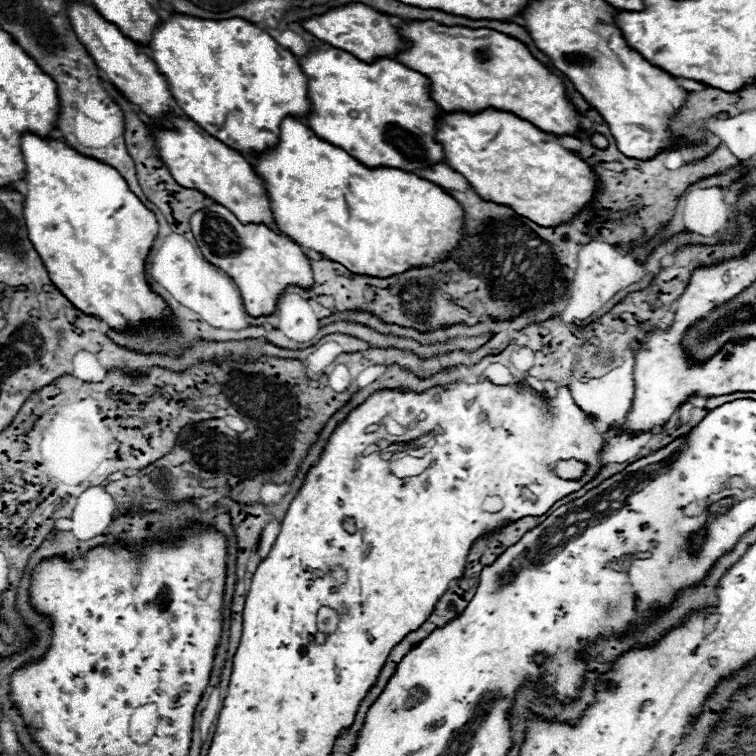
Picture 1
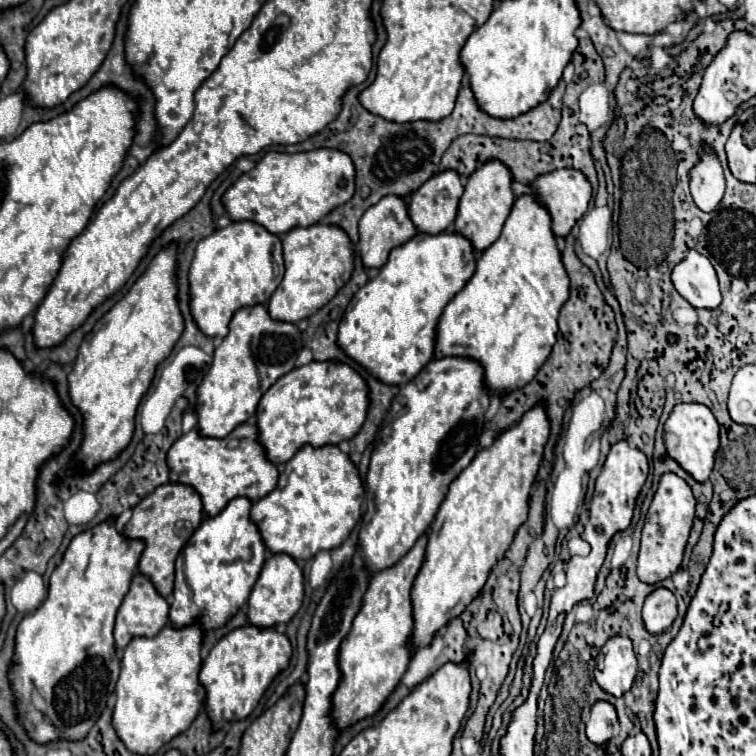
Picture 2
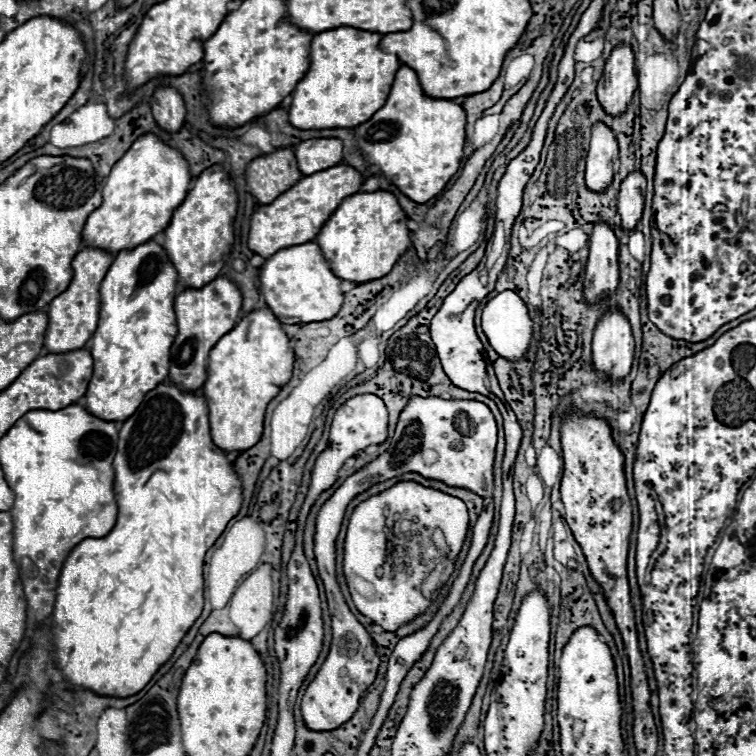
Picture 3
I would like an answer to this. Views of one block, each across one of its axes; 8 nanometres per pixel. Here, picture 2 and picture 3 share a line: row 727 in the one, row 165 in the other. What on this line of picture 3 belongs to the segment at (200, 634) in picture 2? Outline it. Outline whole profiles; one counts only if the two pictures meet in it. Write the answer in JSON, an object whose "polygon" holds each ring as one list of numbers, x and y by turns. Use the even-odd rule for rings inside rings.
{"polygon":[[156,134,140,136,112,166,102,192,102,206,86,220,82,232,84,244,118,254,120,250,132,250,152,240,170,224,172,212,188,194,190,180,190,166,176,148,164,144]]}

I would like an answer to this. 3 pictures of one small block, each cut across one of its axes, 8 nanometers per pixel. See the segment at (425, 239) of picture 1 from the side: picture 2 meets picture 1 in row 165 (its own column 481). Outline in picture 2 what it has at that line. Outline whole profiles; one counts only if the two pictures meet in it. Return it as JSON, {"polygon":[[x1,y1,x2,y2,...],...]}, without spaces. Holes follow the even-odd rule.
{"polygon":[[522,194,514,200,512,212,504,224,500,238,478,256,476,272,468,284,444,308,438,322,436,358,438,356,470,356,484,366,486,386,492,392,510,392,528,384,548,358,558,332,558,312,568,300,570,278,566,276,562,254,552,232,552,216,536,194]]}

